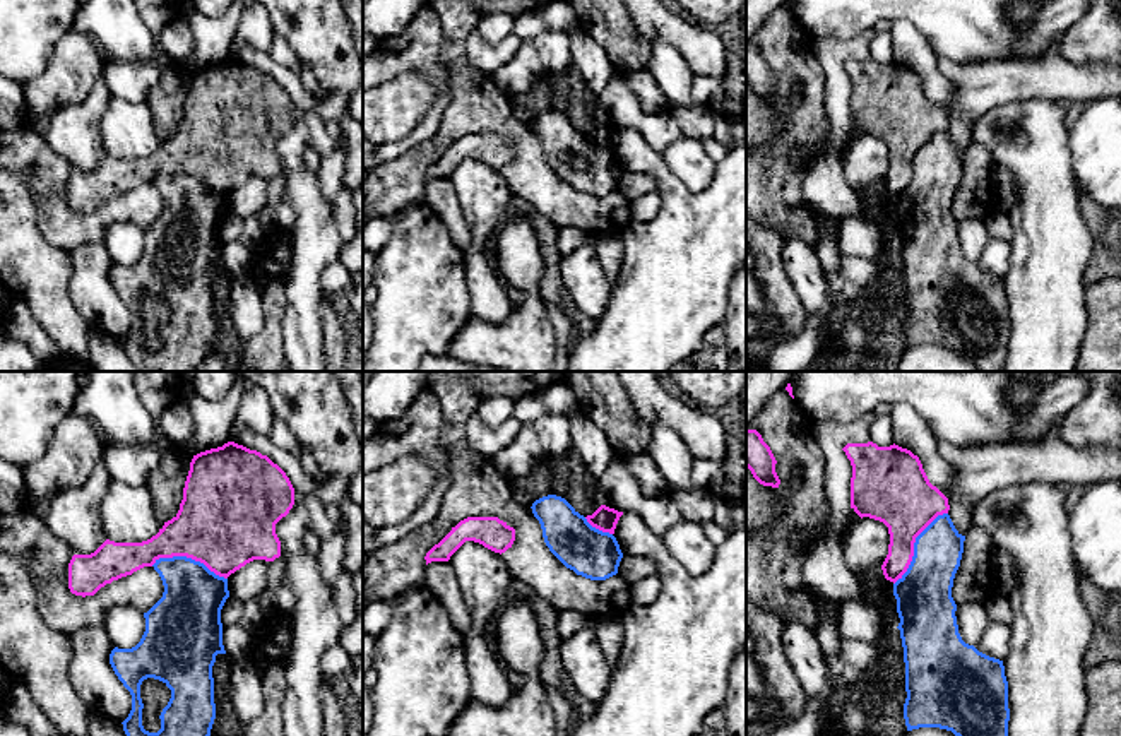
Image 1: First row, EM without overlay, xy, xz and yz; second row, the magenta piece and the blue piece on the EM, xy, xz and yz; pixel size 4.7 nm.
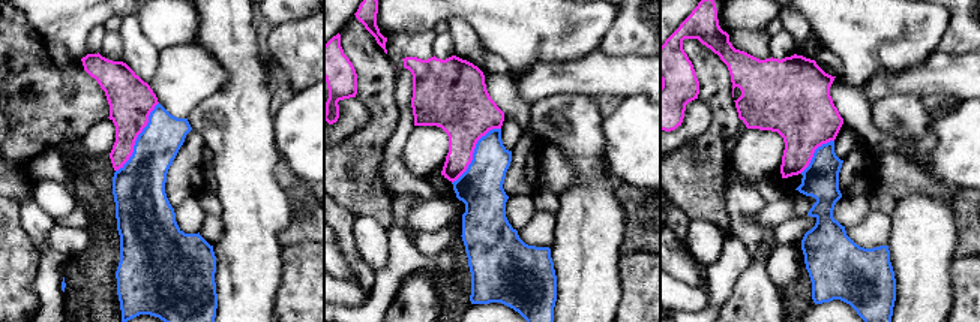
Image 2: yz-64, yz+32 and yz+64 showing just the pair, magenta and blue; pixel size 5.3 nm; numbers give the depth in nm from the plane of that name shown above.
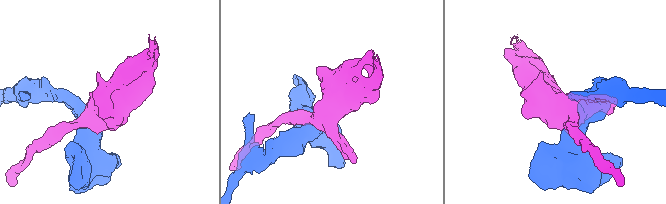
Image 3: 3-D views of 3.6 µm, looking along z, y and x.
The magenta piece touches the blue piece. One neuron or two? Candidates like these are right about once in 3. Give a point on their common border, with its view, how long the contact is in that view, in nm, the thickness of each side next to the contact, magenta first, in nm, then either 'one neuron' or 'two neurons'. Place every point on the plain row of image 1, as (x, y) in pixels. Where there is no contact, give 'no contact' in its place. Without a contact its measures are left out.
yz (913, 163) | 420 nm | 300/260 nm | two neurons

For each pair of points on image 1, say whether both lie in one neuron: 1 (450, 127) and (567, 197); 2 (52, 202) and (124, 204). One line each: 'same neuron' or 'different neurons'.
1: same neuron
2: same neuron

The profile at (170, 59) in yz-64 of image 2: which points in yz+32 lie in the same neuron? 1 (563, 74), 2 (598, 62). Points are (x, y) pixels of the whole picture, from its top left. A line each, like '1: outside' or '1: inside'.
1: inside
2: inside

